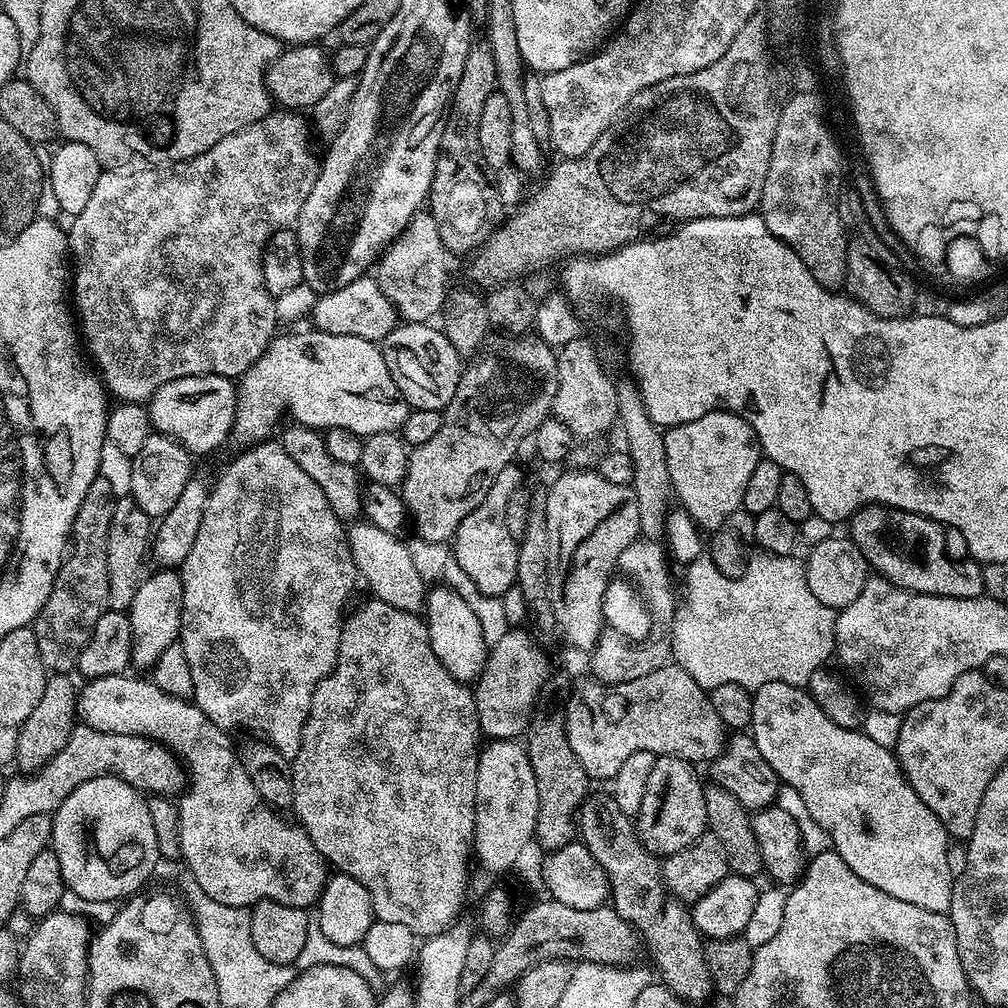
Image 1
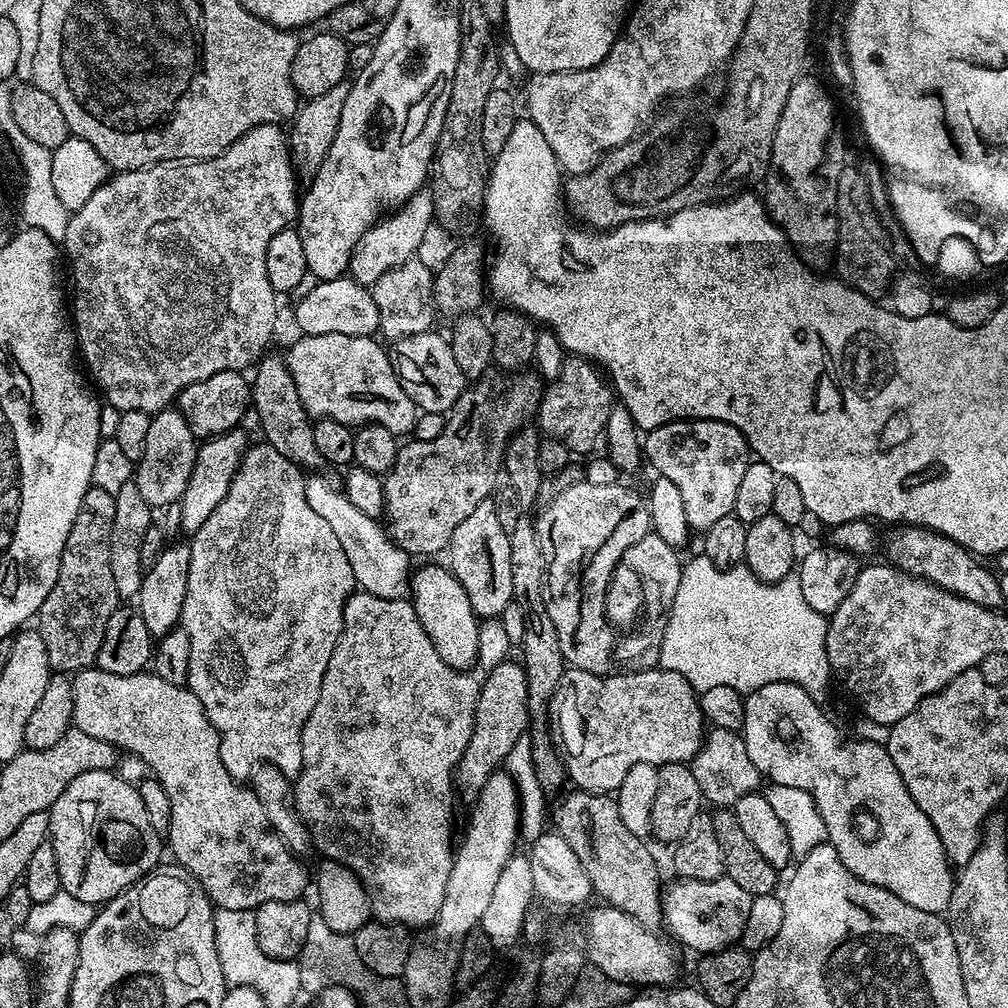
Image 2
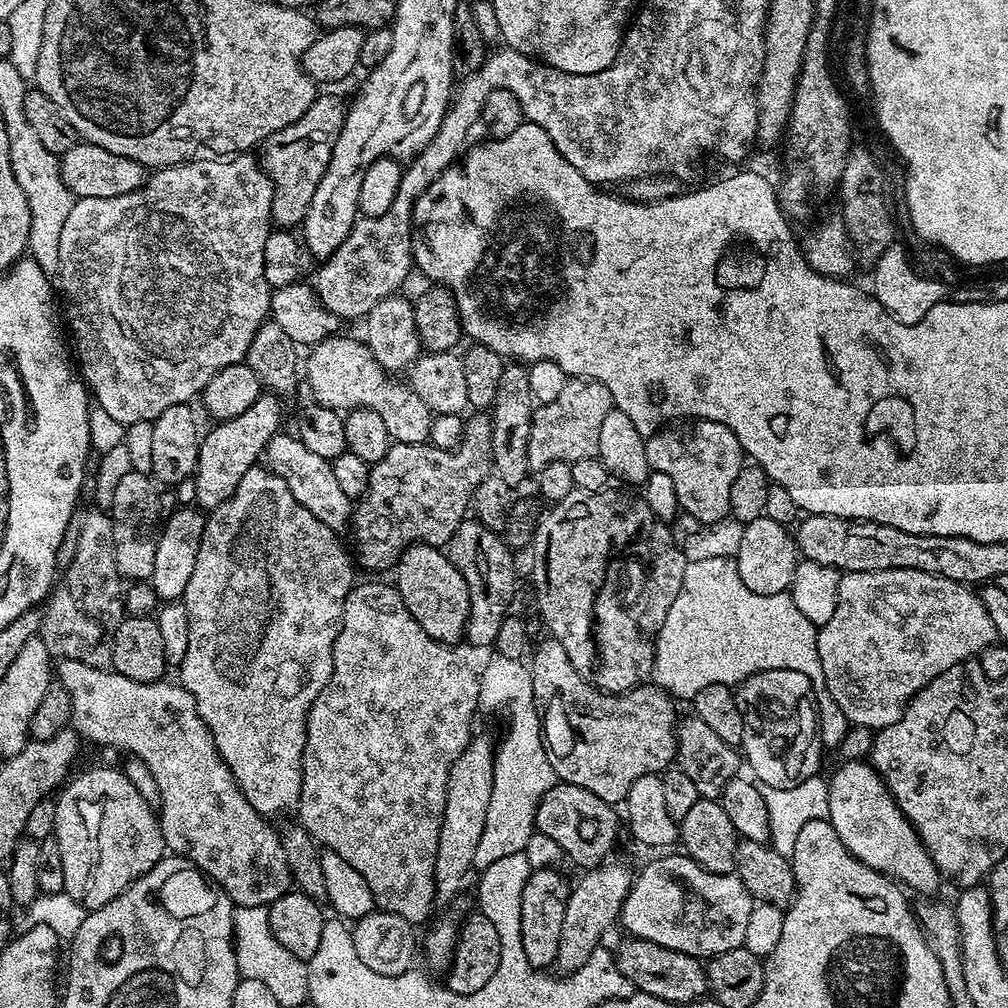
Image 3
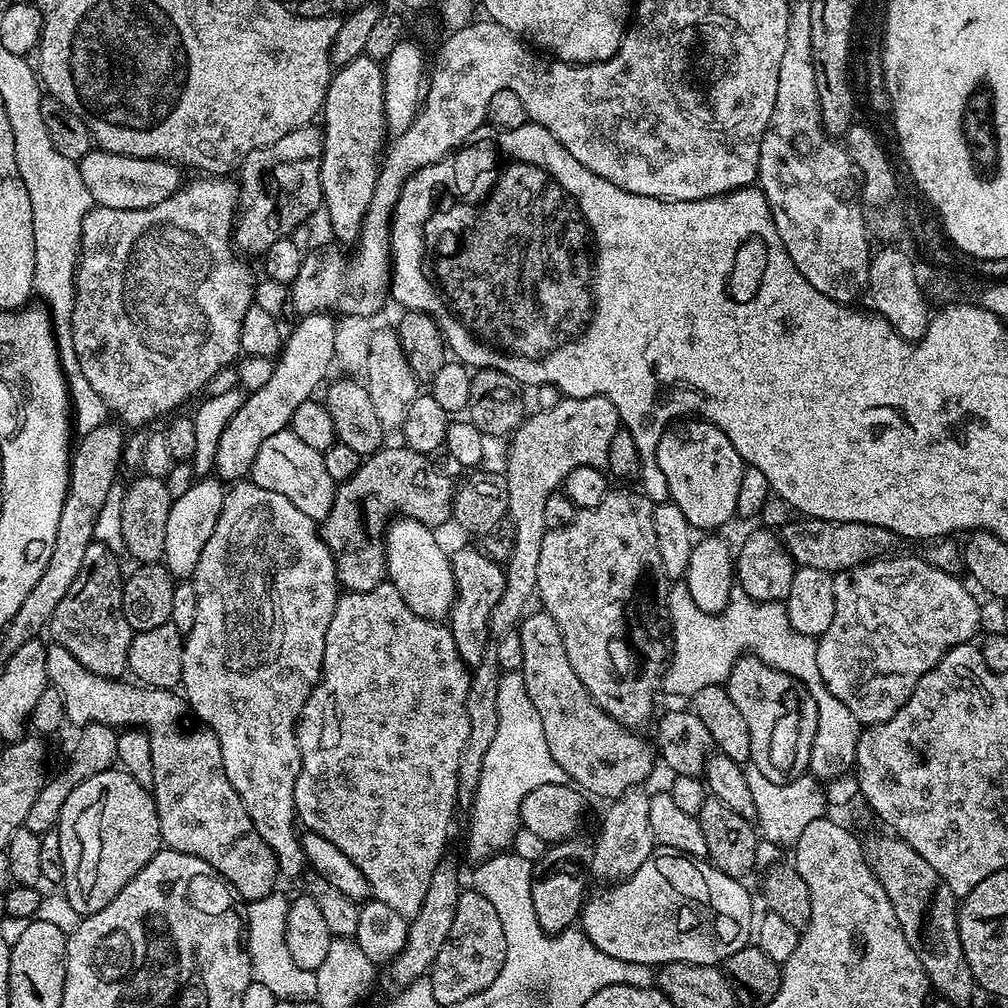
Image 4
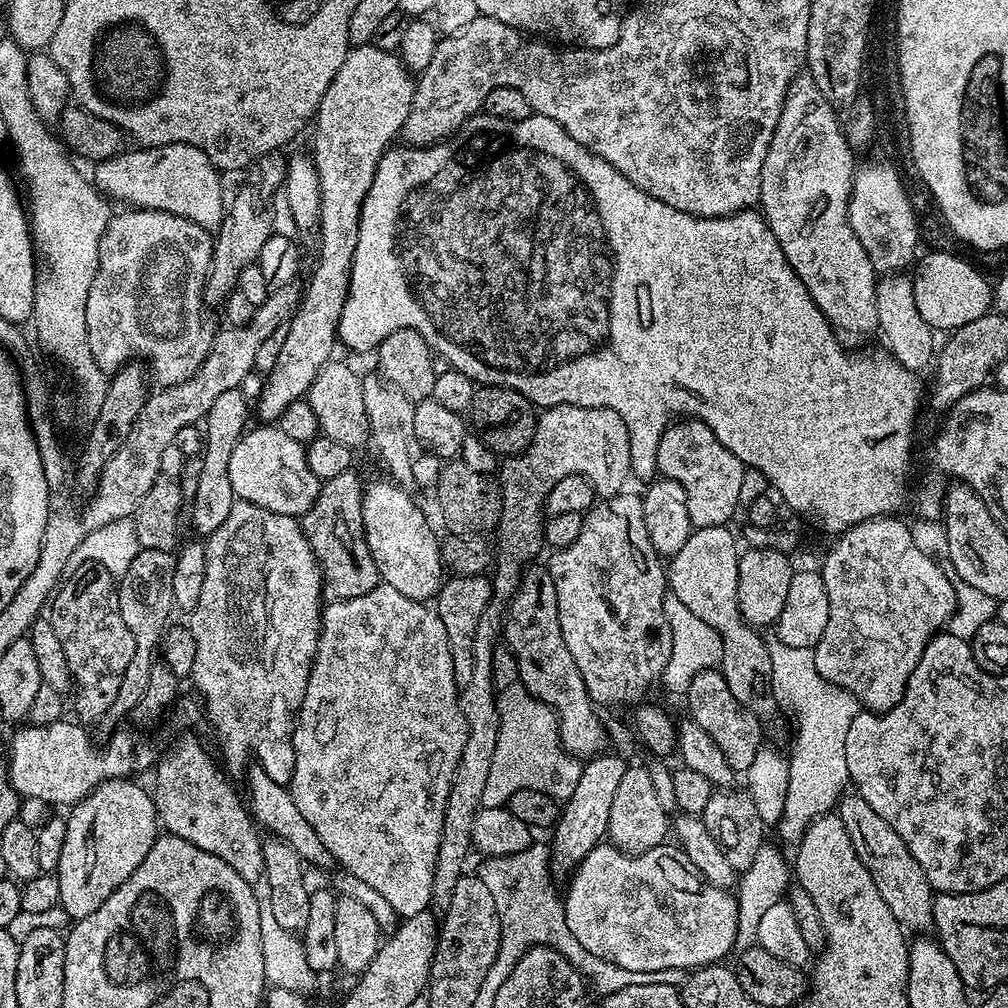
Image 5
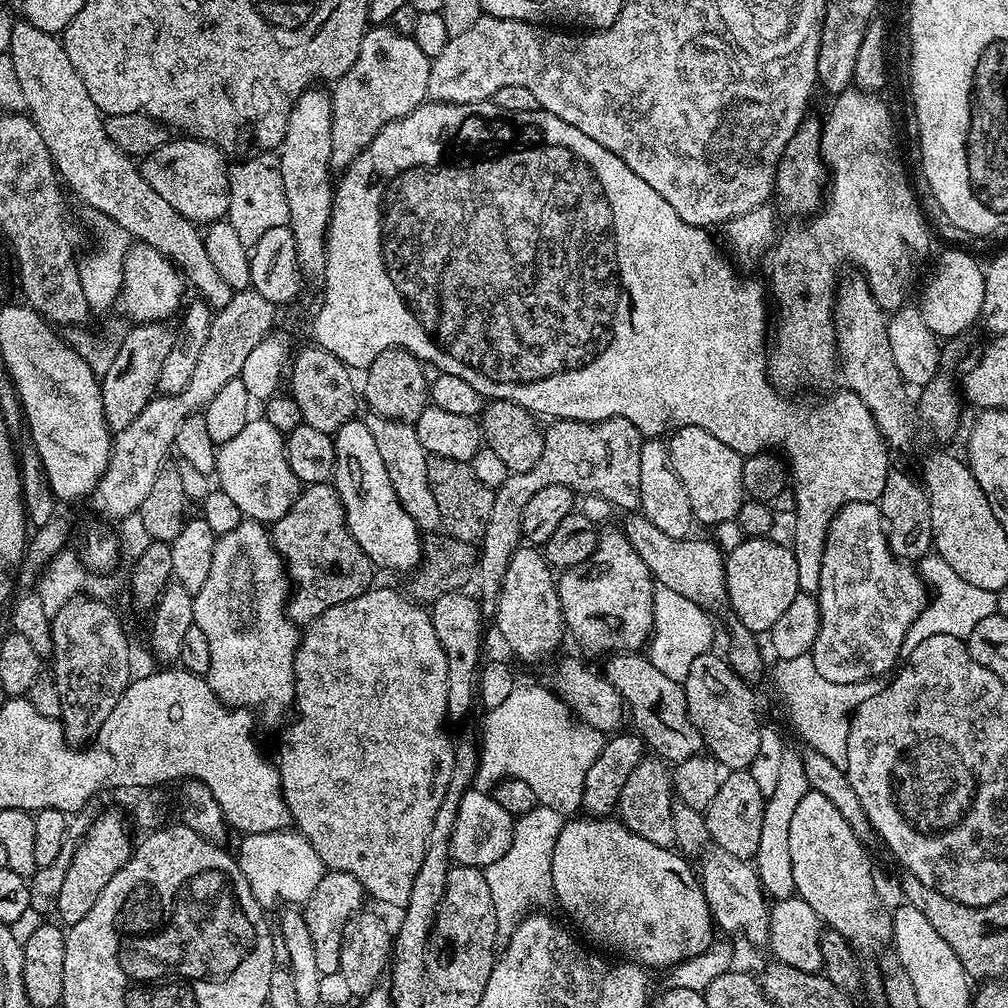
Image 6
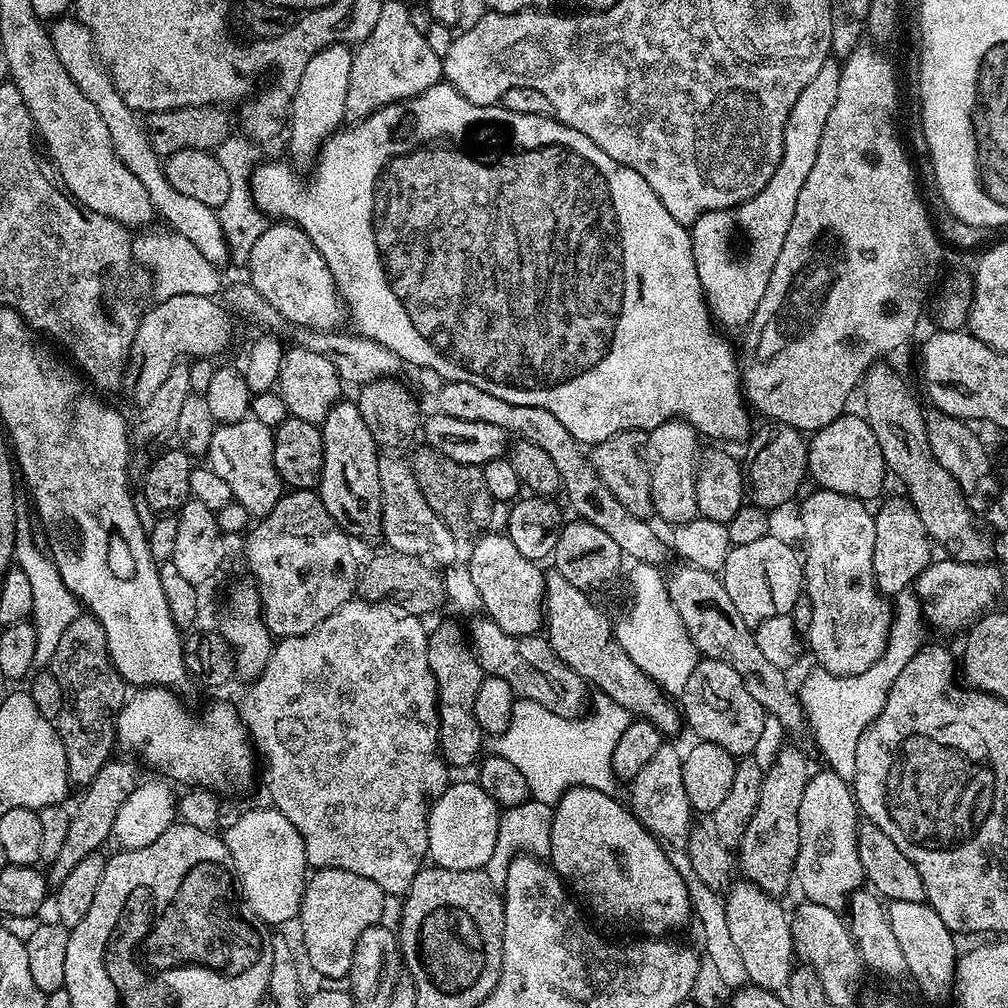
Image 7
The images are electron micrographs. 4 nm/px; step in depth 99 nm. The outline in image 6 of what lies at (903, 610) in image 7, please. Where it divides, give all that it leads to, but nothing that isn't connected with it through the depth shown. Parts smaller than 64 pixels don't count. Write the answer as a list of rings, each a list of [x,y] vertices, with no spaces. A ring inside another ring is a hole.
[[[935,550],[918,561],[918,571],[921,580],[930,589],[930,599],[918,614],[918,618],[914,618],[914,622],[908,627],[904,636],[905,649],[918,646],[918,642],[931,638],[933,634],[954,634],[954,638],[964,640],[974,630],[974,626],[978,626],[978,622],[997,615],[997,593],[970,586],[966,578],[958,578],[946,558],[942,558]],[[811,655],[789,660],[776,660],[776,669],[772,672],[772,680],[784,699],[784,708],[788,711],[788,720],[792,728],[808,743],[807,747],[818,754],[824,754],[834,762],[834,766],[844,768],[846,765],[846,738],[850,734],[852,715],[866,702],[866,698],[874,698],[882,684],[879,679],[864,680],[853,684],[834,684],[826,682],[822,674],[814,666]]]

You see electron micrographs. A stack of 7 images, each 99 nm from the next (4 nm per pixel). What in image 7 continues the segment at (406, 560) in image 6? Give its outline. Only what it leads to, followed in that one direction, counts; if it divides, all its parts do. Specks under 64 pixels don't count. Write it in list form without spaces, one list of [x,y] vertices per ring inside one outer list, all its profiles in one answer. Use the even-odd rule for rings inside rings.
[[[348,398],[341,399],[339,404],[335,404],[326,414],[322,425],[324,433],[324,465],[322,466],[322,478],[318,485],[318,495],[326,510],[334,518],[336,525],[349,536],[359,538],[359,536],[381,535],[380,527],[380,487],[378,486],[378,445],[370,430],[366,430],[366,422],[362,422],[362,414],[358,410],[355,402]]]

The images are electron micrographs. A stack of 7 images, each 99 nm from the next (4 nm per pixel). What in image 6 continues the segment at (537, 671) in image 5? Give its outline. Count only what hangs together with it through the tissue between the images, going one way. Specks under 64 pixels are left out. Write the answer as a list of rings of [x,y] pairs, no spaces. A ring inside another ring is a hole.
[[[521,546],[510,558],[506,574],[502,578],[500,596],[496,599],[494,623],[504,639],[504,644],[520,660],[532,664],[544,660],[566,636],[564,615],[556,589],[554,569],[536,546]]]

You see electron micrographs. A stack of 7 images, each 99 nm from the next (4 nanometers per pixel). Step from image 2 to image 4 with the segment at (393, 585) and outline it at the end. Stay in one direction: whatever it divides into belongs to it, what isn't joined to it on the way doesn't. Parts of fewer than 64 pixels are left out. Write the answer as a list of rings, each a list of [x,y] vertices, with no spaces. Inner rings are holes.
[[[290,430],[270,434],[262,446],[258,446],[258,454],[252,463],[251,483],[262,486],[262,490],[274,490],[274,494],[282,494],[302,510],[302,514],[310,514],[310,518],[322,522],[334,504],[337,481],[330,478],[326,471],[324,453],[306,446]]]

